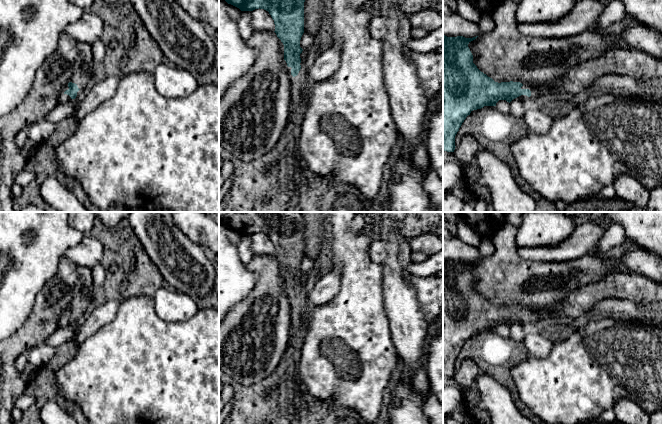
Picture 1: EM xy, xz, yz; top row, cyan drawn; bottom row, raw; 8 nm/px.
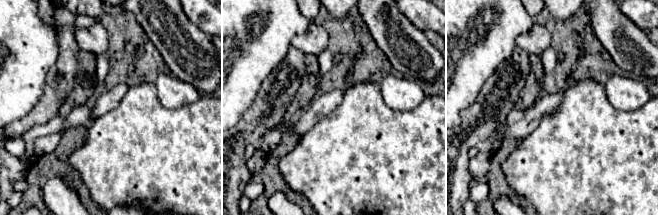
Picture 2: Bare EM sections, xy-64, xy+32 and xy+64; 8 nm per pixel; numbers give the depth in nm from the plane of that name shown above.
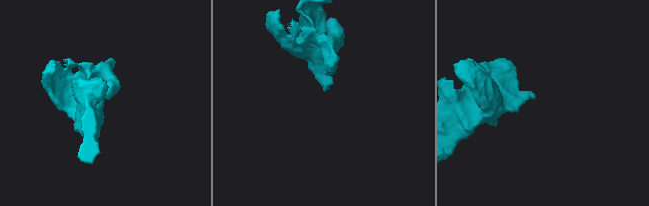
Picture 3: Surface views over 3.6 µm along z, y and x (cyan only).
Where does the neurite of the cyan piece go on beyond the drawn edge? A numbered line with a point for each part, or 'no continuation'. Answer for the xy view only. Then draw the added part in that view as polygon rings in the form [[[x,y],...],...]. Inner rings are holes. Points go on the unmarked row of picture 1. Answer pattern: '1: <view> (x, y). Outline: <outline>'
1: xy (63, 322). Outline: [[[68,309],[65,311],[65,313],[61,316],[61,318],[59,319],[59,322],[58,322],[58,326],[59,327],[66,327],[66,326],[68,326],[68,325],[70,325],[71,324],[71,321],[69,320],[69,319],[67,319],[67,318],[65,318],[64,316],[66,315],[66,314],[68,314],[69,313],[69,311],[68,311]]]

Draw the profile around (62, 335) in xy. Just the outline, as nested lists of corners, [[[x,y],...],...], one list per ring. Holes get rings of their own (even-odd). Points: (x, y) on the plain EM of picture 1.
[[[71,323],[66,327],[58,327],[43,343],[52,348],[60,346],[61,344],[72,341],[75,333],[77,323]]]

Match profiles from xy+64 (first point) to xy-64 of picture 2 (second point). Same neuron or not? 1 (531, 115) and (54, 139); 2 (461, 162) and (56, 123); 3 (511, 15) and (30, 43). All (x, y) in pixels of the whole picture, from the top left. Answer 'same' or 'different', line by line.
1: different
2: different
3: same

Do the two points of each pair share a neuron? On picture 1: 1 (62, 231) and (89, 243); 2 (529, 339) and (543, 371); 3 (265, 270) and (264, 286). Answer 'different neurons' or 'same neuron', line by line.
1: different neurons
2: different neurons
3: same neuron

